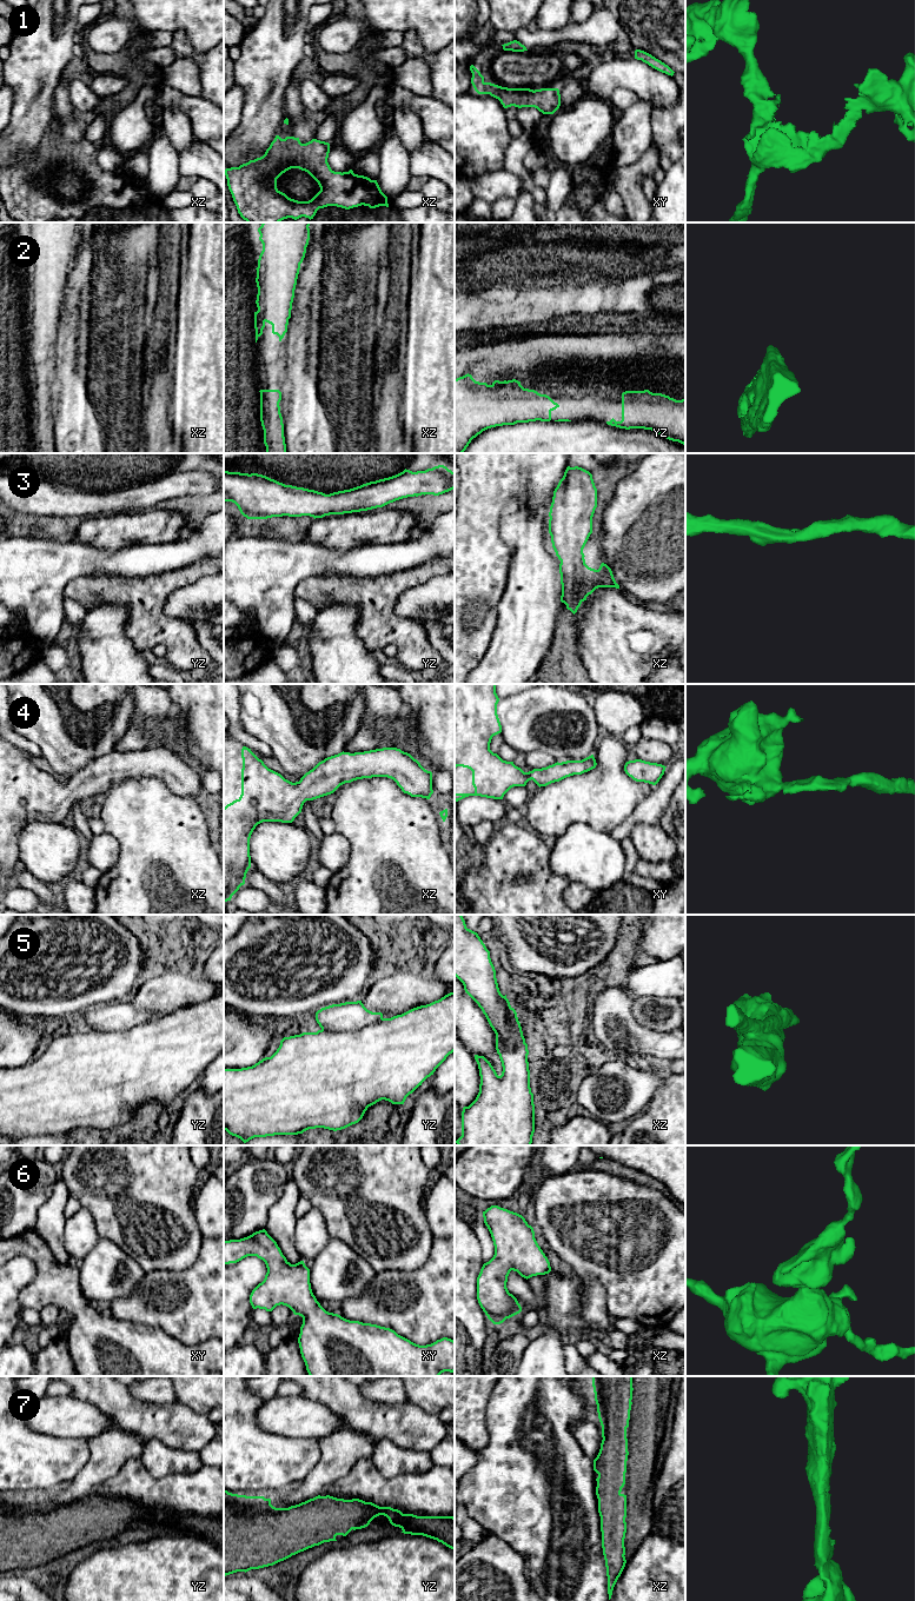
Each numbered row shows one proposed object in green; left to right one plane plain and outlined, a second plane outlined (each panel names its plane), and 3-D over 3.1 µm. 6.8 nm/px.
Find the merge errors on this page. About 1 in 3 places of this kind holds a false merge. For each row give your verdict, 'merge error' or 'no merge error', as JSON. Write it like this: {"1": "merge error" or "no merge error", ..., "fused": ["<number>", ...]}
{"1": "no merge error", "2": "no merge error", "3": "no merge error", "4": "no merge error", "5": "merge error", "6": "no merge error", "7": "no merge error", "fused": ["5"]}

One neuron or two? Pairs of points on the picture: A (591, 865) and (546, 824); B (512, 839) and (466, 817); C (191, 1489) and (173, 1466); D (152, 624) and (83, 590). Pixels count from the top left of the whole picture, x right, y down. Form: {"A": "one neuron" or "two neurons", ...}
{"A": "two neurons", "B": "two neurons", "C": "two neurons", "D": "one neuron"}

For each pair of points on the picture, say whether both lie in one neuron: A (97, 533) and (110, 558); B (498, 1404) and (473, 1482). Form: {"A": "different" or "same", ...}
{"A": "different", "B": "same"}

